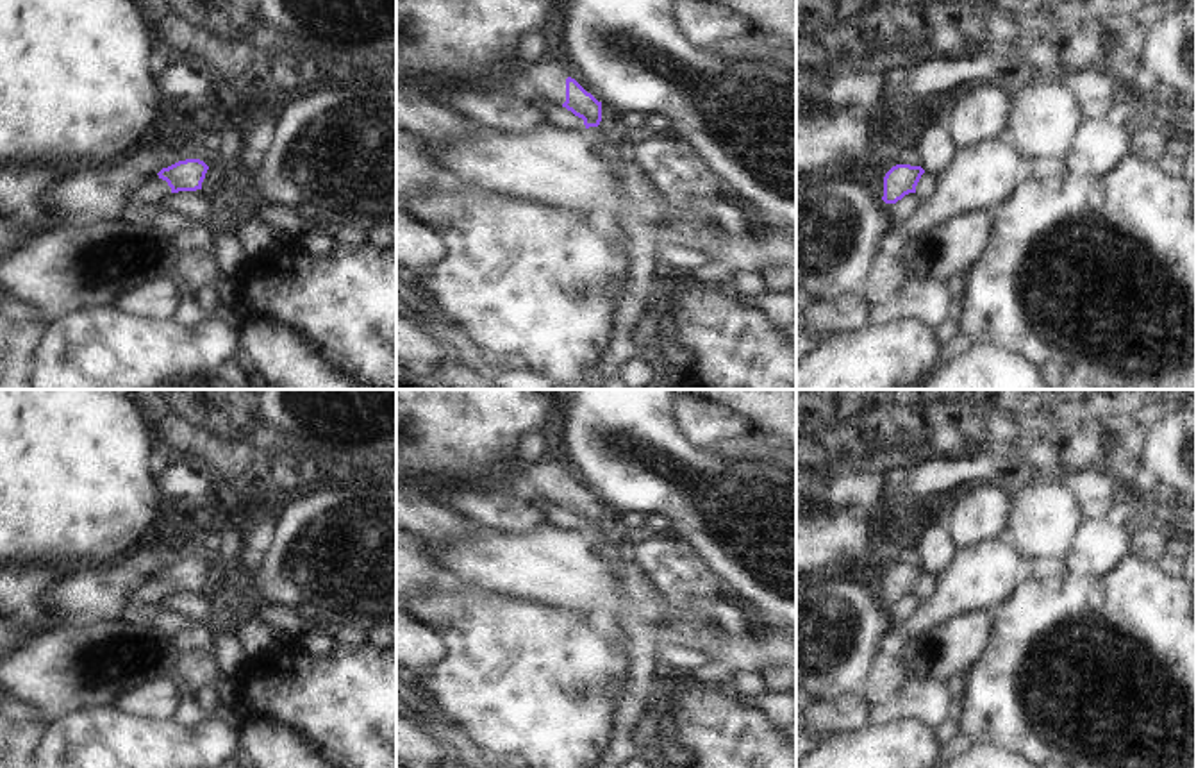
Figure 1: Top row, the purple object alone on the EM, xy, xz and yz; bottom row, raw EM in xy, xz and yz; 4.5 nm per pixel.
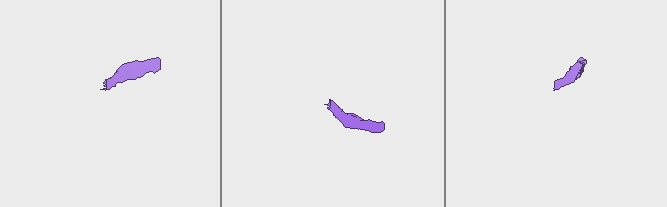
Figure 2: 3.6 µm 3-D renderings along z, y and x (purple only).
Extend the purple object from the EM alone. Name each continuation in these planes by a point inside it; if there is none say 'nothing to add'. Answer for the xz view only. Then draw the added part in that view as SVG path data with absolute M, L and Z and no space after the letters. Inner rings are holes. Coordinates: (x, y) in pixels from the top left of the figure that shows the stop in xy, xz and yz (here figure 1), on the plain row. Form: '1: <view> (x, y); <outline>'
1: xz (548, 479); M509 463L503 472L512 475L530 491L548 498L550 502L562 505L566 502L566 479L569 472L557 463Z

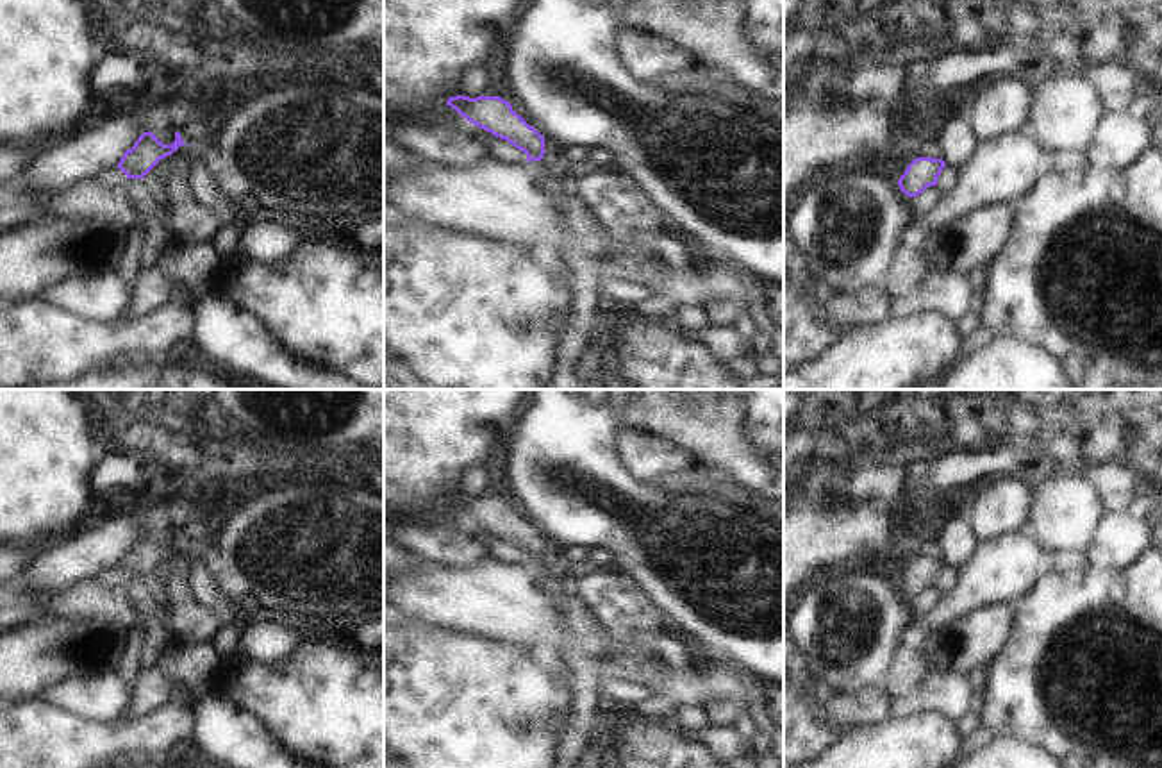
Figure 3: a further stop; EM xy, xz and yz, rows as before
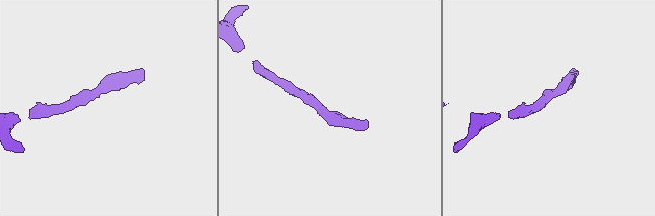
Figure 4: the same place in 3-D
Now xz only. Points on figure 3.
nothing to add

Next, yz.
nothing to add

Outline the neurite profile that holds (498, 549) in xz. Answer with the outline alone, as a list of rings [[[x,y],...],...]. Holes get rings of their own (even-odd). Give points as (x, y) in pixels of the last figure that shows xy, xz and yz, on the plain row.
[[[444,505],[443,523],[466,530],[473,539],[480,541],[487,548],[489,555],[496,561],[505,564],[528,564],[525,552],[518,550],[509,541],[473,525],[450,505]]]

